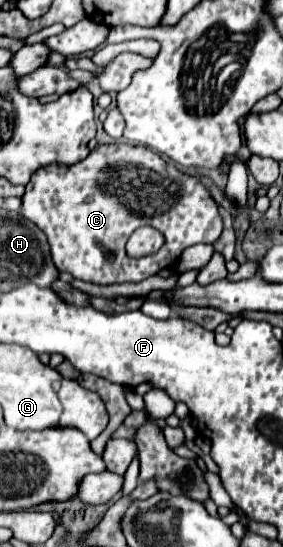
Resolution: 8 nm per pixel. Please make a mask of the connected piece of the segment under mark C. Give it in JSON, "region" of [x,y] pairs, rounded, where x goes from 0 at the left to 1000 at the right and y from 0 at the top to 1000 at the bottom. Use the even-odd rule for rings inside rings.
{"region":[[[410,258],[396,265],[346,265],[318,283],[269,298],[269,302],[170,302],[134,313],[120,313],[106,335],[92,338],[92,353],[78,360],[78,393],[106,404],[120,404],[148,422],[163,426],[184,455],[191,484],[261,503],[269,510],[382,521],[382,517],[445,517],[445,514],[502,514],[565,492],[608,488],[636,463],[693,444],[756,444],[784,426],[784,400],[770,389],[763,367],[742,360],[742,353],[721,346],[721,338],[657,316],[636,316],[622,305],[594,302],[558,280]],[[502,411],[530,411],[580,426],[587,444],[558,463],[459,473],[445,466],[445,441]],[[367,452],[396,455],[410,463],[403,481],[382,481],[367,470]]]}

